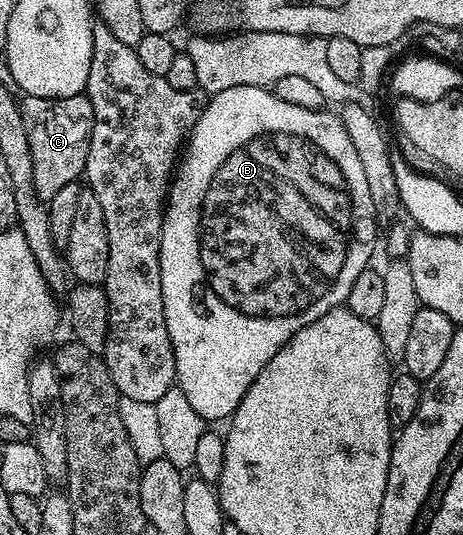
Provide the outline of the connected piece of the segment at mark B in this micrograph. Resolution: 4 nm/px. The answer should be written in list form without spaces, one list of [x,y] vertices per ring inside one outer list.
[[[240,85],[211,95],[207,99],[196,126],[191,130],[184,155],[176,168],[162,217],[162,241],[160,242],[160,286],[164,298],[164,318],[168,326],[168,338],[172,342],[176,362],[176,387],[188,398],[192,410],[207,422],[229,421],[240,406],[248,386],[276,358],[282,347],[304,326],[324,318],[328,310],[341,308],[352,290],[352,282],[365,268],[371,267],[374,256],[374,239],[379,239],[380,224],[374,215],[371,193],[368,190],[364,167],[359,155],[342,125],[341,115],[334,116],[327,110],[292,106],[274,95],[269,87]]]

